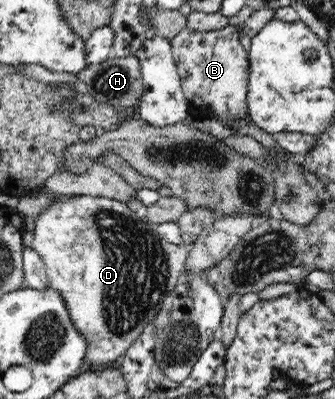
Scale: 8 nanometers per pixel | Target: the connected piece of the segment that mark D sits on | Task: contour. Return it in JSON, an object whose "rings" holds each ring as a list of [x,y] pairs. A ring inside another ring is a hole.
{"rings":[[[76,195],[76,196],[60,196],[55,198],[50,205],[46,205],[43,213],[35,217],[36,225],[34,227],[34,234],[32,241],[32,248],[40,255],[46,266],[47,279],[49,280],[49,287],[58,290],[64,298],[66,307],[69,309],[70,317],[76,326],[76,329],[83,333],[86,341],[89,341],[90,349],[86,353],[86,366],[84,369],[94,369],[101,366],[114,366],[118,364],[125,352],[131,345],[141,336],[142,331],[149,327],[161,310],[164,297],[171,293],[178,283],[186,269],[186,261],[188,259],[188,251],[185,245],[174,245],[169,243],[166,239],[160,237],[156,231],[155,225],[148,222],[146,219],[138,217],[138,215],[129,209],[127,204],[115,199],[94,197],[90,195]]]}

